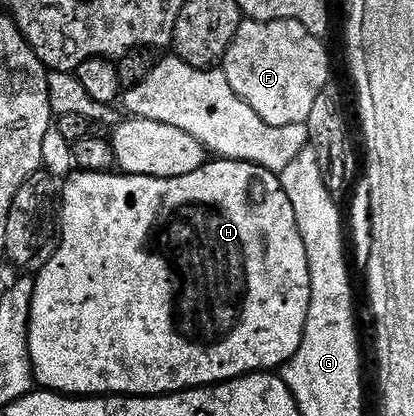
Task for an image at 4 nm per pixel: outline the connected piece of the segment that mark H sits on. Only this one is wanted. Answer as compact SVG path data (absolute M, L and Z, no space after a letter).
M209 159L206 160L203 167L199 167L199 171L191 171L191 175L179 175L175 179L144 177L143 175L131 175L130 173L120 171L73 171L68 175L59 193L59 240L56 242L52 252L48 254L47 260L40 266L40 269L41 274L36 274L35 277L33 298L31 299L29 358L33 364L32 374L36 384L42 390L50 393L63 393L67 397L96 397L98 395L165 397L168 393L182 393L185 389L203 389L206 385L220 385L223 381L233 381L236 377L247 376L248 373L280 370L292 359L295 351L299 351L299 343L303 343L303 331L305 330L307 311L311 303L311 275L309 274L309 264L307 263L307 251L303 243L303 235L299 231L299 223L295 219L295 207L291 207L291 199L287 199L287 191L283 191L280 176L253 162Z

